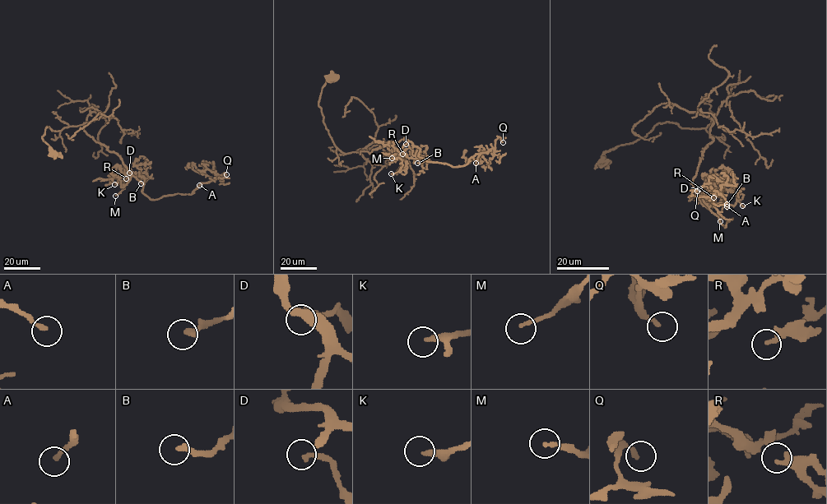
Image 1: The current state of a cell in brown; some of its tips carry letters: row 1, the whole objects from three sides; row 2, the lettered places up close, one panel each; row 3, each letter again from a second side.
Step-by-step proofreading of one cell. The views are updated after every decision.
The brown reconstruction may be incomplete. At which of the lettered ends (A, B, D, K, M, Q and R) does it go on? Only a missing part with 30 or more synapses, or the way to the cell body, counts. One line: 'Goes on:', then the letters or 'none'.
Goes on: none

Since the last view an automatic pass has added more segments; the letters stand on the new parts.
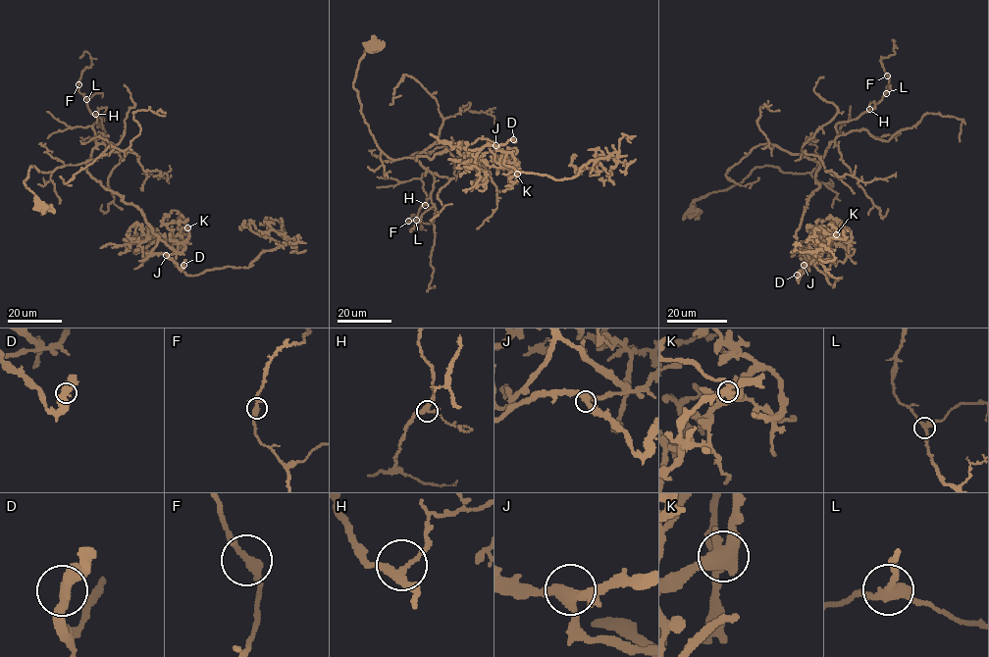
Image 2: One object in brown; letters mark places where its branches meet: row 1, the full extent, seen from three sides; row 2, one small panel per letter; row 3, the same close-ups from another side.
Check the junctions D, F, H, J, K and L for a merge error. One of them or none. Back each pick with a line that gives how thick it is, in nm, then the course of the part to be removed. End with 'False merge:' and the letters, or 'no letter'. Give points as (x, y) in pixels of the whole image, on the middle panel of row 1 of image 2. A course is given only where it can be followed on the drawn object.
K: calibre 500 nm; course (516, 174), (518, 163), (514, 162), (514, 157), (496, 149), (511, 139), (516, 142)
False merge: K

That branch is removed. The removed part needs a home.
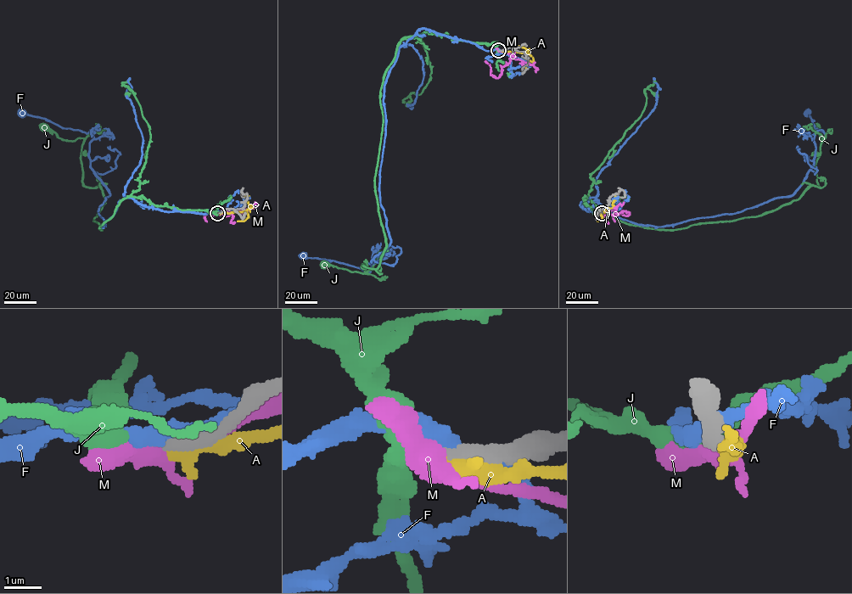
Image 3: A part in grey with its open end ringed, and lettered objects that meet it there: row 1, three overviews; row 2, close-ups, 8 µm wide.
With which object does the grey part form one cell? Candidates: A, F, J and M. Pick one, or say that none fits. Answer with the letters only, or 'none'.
J

